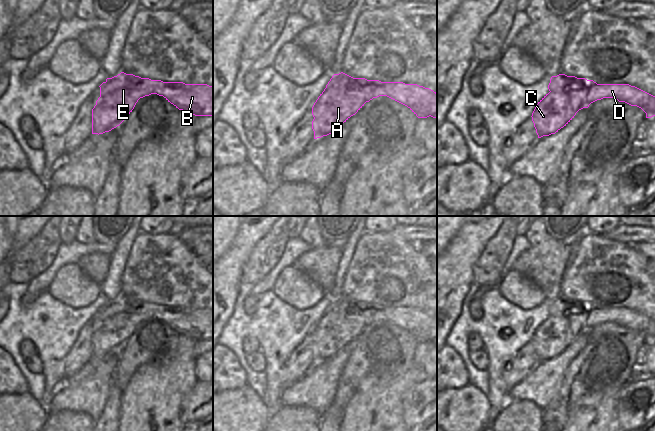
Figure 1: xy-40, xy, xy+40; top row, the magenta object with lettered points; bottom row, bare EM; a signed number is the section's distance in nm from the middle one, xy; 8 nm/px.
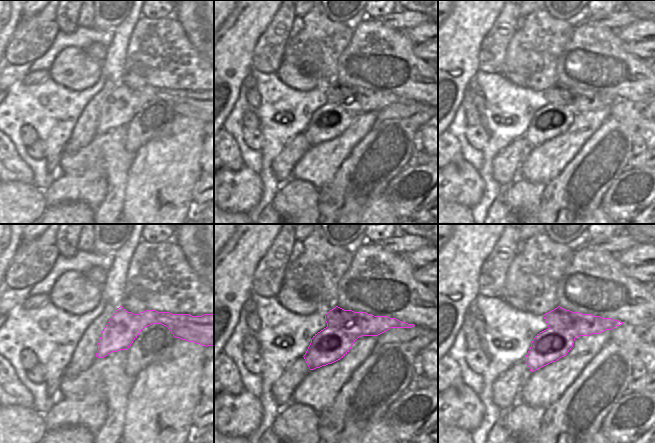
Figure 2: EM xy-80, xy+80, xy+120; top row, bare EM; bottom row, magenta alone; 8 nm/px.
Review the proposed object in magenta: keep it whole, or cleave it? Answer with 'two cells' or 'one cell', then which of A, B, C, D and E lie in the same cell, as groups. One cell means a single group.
two cells; A C E / B D

